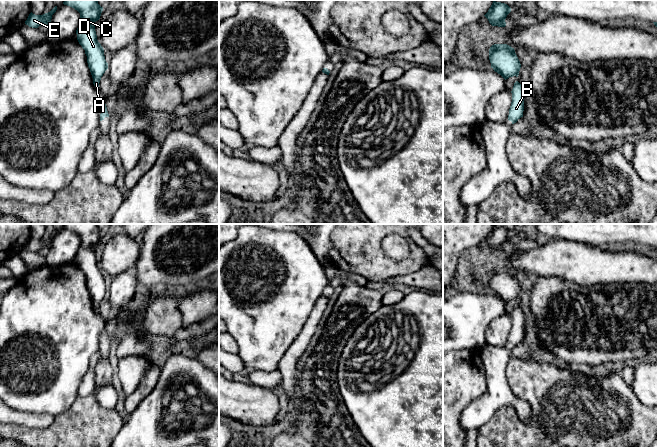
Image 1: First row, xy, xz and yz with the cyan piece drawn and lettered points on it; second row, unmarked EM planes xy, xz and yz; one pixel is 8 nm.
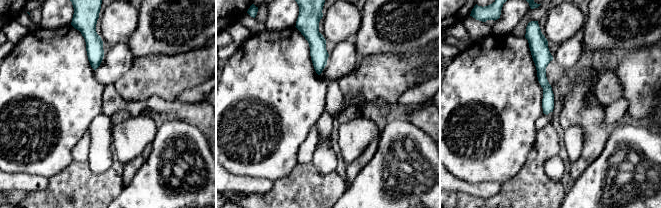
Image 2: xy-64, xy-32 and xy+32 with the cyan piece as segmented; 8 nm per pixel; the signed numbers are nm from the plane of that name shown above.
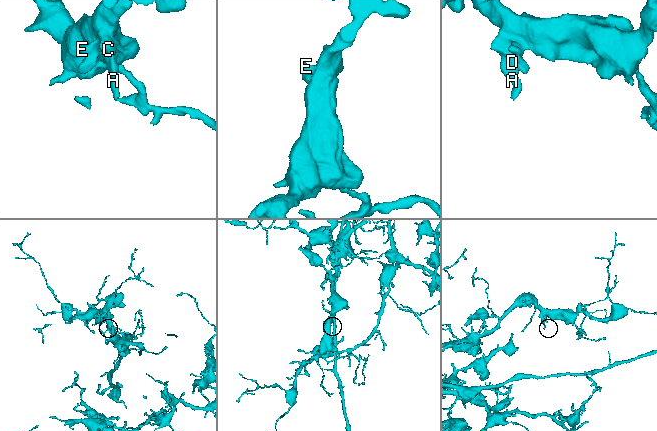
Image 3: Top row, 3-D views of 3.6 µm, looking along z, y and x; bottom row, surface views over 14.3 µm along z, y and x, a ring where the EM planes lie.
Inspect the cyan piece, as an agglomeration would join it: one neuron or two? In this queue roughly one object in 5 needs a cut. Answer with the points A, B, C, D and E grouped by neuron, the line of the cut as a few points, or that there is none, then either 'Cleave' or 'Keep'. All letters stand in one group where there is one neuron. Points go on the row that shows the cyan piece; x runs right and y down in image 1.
Groups: A B C D E. No split. Keep

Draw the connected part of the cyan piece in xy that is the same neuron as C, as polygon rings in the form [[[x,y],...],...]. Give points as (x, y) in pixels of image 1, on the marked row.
[[[64,0],[63,4],[80,13],[80,23],[76,30],[77,40],[85,50],[93,84],[99,89],[108,63],[105,60],[104,49],[97,40],[94,23],[100,19],[103,7],[98,4],[98,0]]]

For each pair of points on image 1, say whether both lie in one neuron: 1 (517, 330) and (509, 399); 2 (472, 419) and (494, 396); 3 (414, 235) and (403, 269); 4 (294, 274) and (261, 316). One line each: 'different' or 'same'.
1: same
2: same
3: different
4: same

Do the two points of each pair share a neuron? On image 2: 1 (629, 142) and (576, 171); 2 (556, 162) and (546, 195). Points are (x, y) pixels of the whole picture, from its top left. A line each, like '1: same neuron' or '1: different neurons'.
1: different neurons
2: different neurons

